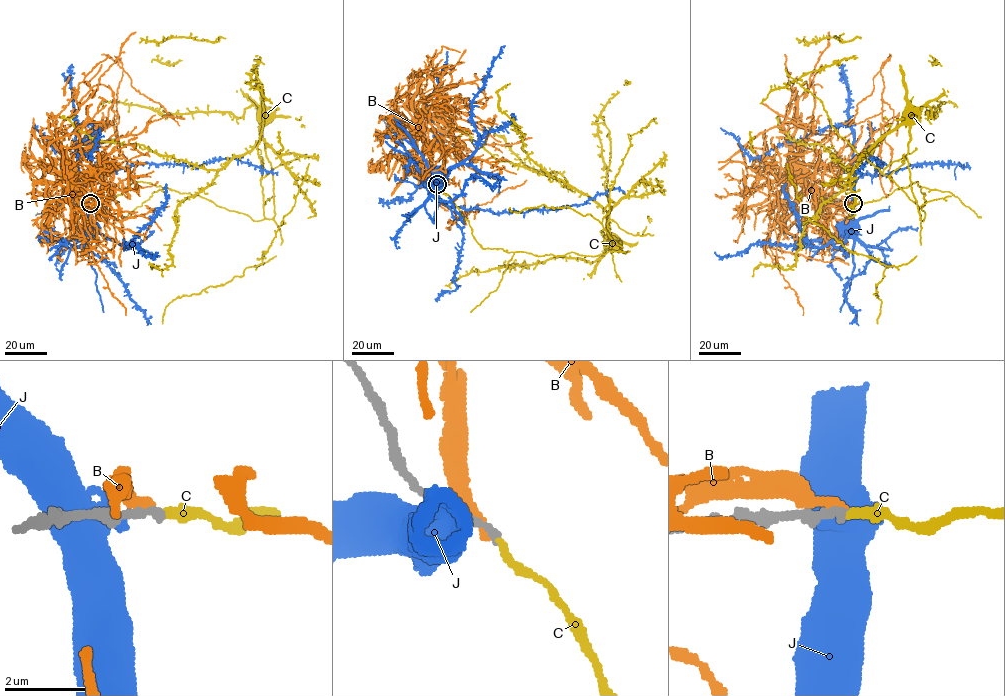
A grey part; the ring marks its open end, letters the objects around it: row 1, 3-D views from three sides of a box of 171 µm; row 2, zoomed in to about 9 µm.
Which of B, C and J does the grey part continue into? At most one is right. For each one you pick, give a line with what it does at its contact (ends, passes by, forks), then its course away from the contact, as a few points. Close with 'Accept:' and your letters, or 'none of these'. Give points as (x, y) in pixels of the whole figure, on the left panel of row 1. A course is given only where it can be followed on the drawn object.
C: it ends
Accept: C

